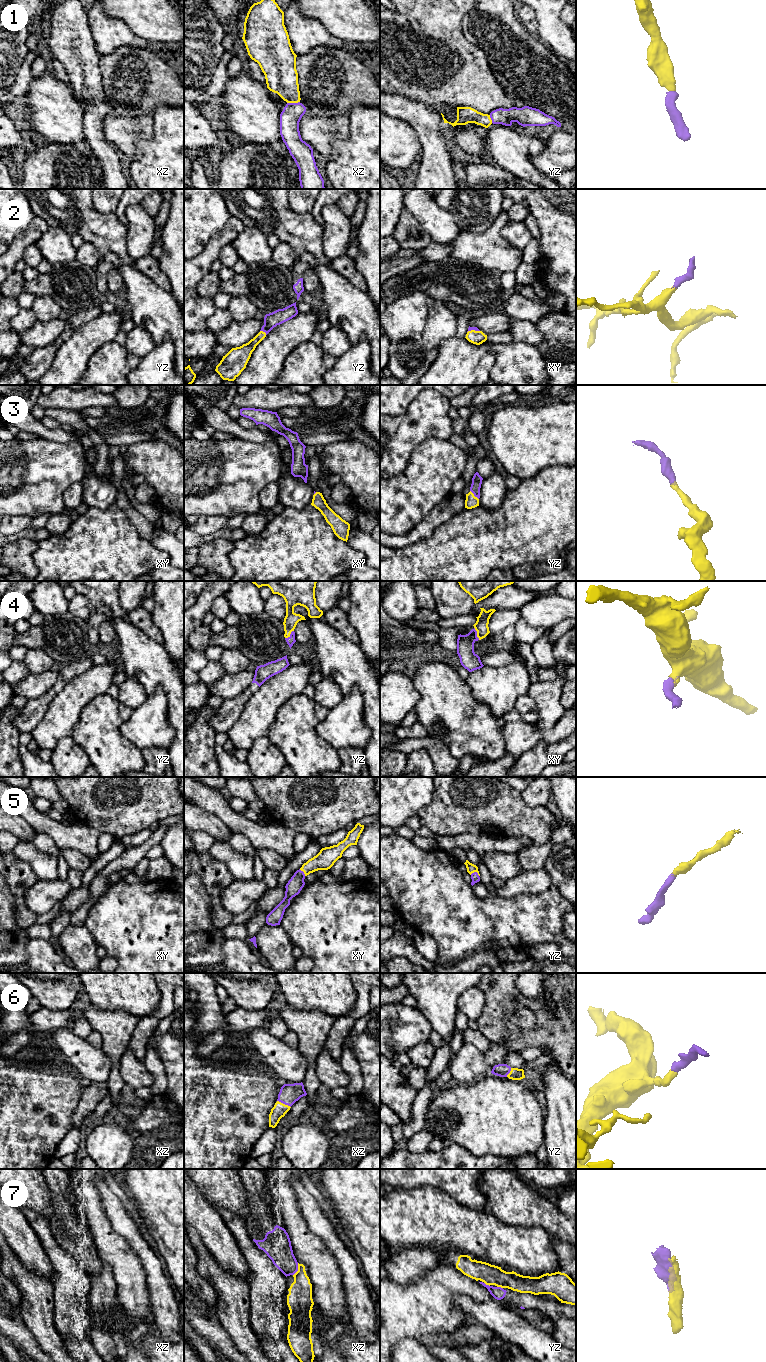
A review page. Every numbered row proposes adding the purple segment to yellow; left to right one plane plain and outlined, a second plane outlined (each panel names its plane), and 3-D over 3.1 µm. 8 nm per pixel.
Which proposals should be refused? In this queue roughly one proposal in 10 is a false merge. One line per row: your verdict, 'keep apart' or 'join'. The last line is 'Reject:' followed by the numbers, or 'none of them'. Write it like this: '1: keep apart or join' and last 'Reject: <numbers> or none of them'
1: join
2: join
3: join
4: join
5: join
6: join
7: keep apart
Reject: 7

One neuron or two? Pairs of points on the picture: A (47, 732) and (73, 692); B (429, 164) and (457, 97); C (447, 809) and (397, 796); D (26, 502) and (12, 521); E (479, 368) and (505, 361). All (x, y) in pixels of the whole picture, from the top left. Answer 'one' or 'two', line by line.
A: one
B: two
C: two
D: two
E: two

